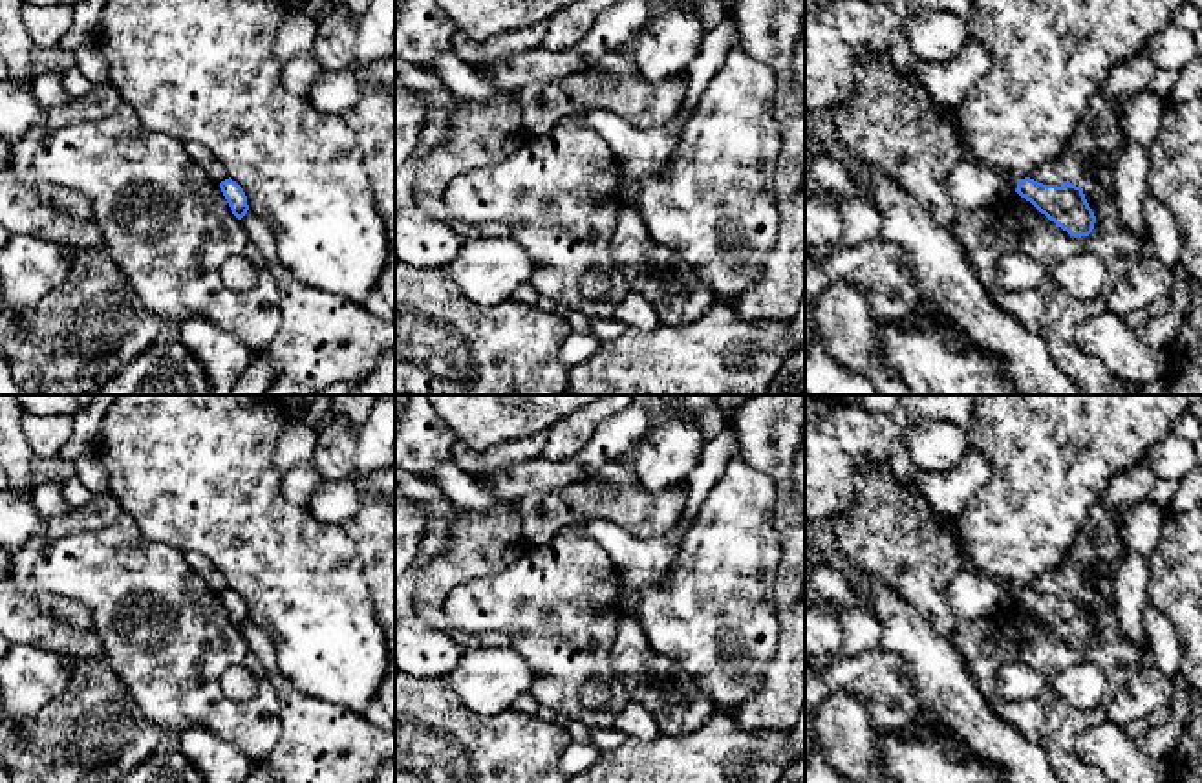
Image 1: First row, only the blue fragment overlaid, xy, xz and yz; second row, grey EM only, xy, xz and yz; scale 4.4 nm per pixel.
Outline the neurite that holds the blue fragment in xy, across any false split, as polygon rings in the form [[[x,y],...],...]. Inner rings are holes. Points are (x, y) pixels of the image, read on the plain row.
[[[231,587],[221,591],[220,598],[221,598],[232,624],[238,629],[241,629],[249,620],[247,606],[245,606],[243,598],[236,591],[232,591]]]

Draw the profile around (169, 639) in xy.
[[[121,512],[101,531],[51,542],[42,549],[31,580],[40,591],[91,609],[93,633],[123,692],[159,730],[181,734],[199,724],[234,745],[254,765],[274,750],[280,706],[260,659],[232,624],[220,593],[188,567],[183,552],[146,538],[132,516]],[[231,666],[243,666],[254,675],[258,688],[249,701],[236,703],[223,695],[220,681]]]

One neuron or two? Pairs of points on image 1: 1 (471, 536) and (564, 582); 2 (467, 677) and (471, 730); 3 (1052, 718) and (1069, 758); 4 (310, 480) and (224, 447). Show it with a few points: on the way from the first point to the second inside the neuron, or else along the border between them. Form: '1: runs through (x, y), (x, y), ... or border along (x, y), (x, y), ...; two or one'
1: border along (527, 547), (502, 571), (476, 579); two
2: border along (445, 679), (467, 707), (483, 716), (509, 708); two
3: runs through (1054, 727), (1060, 749); one
4: border along (280, 474), (280, 493), (291, 504), (306, 509); two

